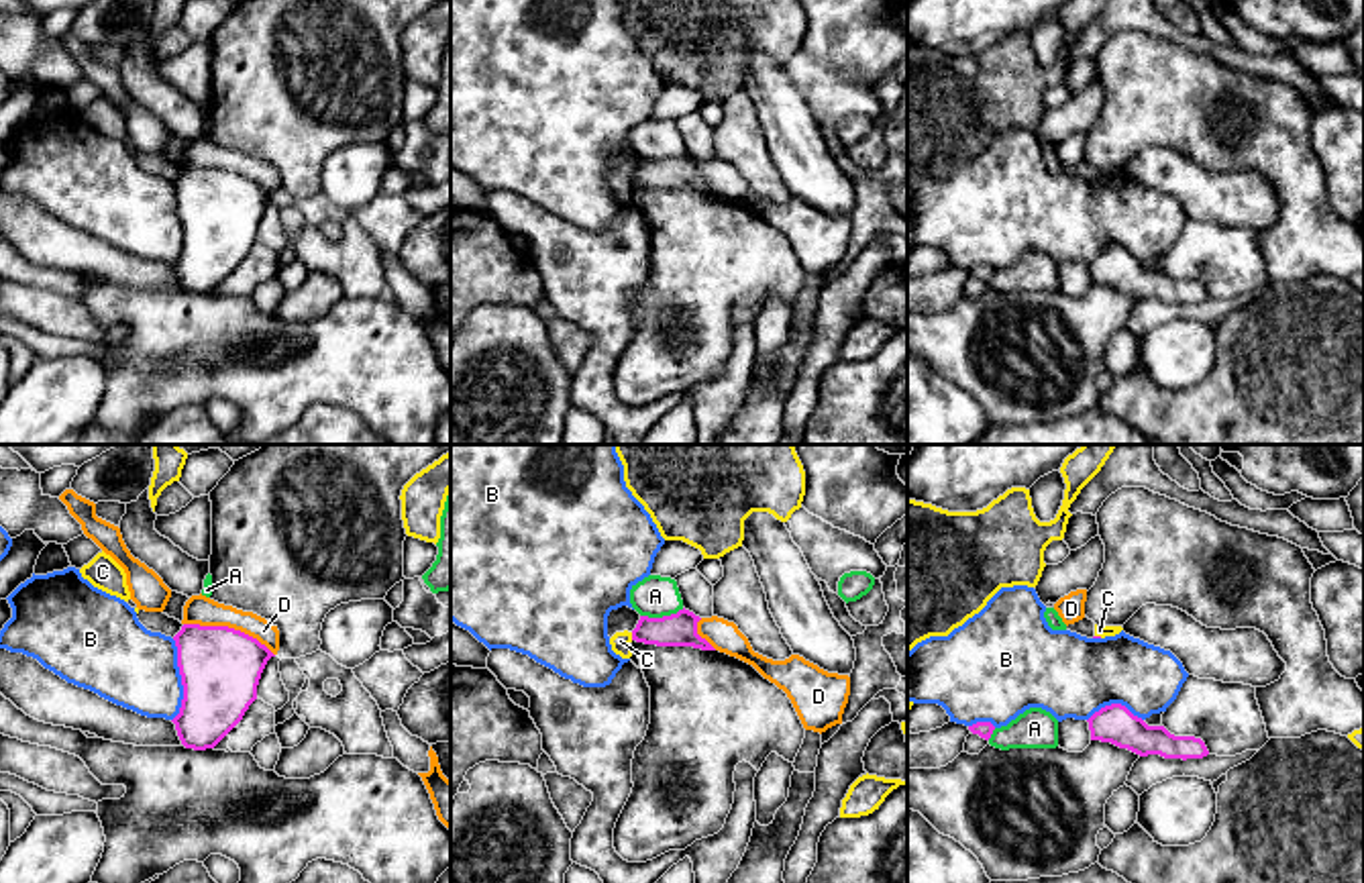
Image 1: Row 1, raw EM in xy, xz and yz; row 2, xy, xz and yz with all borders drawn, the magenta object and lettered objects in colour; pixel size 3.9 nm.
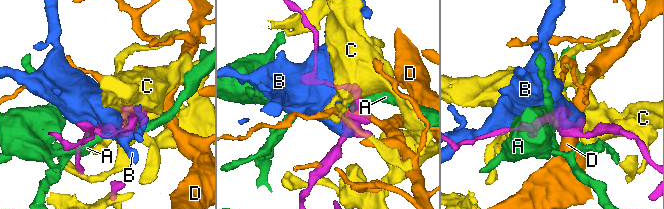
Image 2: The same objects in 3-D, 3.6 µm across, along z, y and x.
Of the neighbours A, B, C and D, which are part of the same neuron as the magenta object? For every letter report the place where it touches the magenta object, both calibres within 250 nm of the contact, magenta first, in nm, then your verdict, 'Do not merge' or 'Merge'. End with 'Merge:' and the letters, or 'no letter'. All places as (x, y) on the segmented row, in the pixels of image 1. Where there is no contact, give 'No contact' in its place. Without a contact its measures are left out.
A: Touches magenta at xz (663, 616). Thickness 130 nm (magenta) against 170 nm. Do not merge
B: Touches magenta at xy (182, 680). Thickness 320 nm (magenta) against 320 nm. Do not merge
C: Touches magenta at xz (633, 637). Thickness 130 nm (magenta) against 80 nm. Do not merge
D: Touches magenta at xy (227, 627). Thickness 320 nm (magenta) against 120 nm. Do not merge
Merge: no letter

